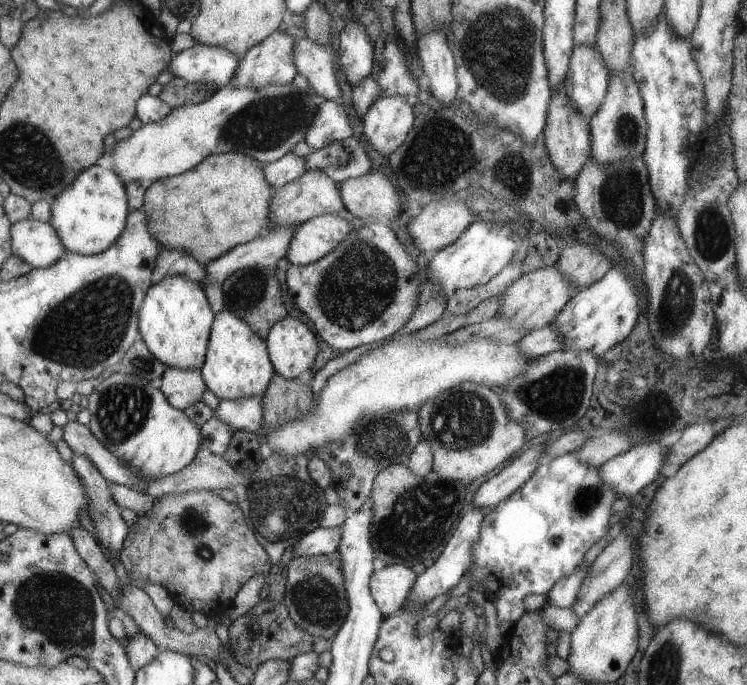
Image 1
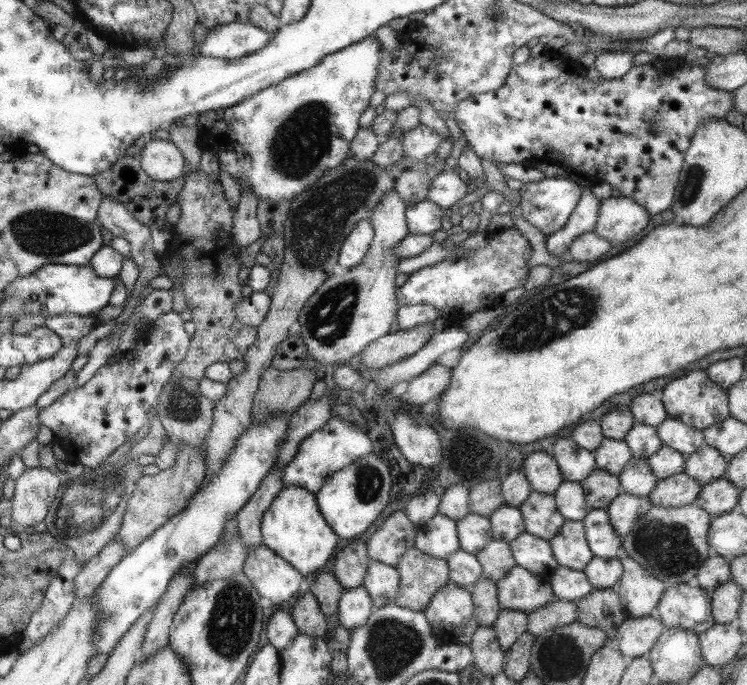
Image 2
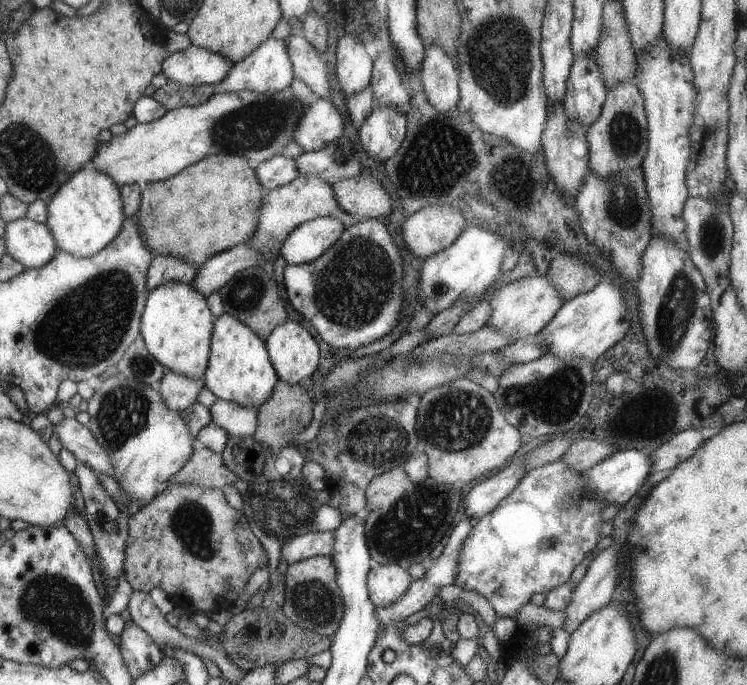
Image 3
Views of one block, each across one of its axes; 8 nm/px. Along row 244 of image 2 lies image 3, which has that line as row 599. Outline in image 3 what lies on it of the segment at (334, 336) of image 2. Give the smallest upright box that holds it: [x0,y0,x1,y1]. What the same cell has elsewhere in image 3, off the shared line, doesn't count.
[367,566,411,608]

